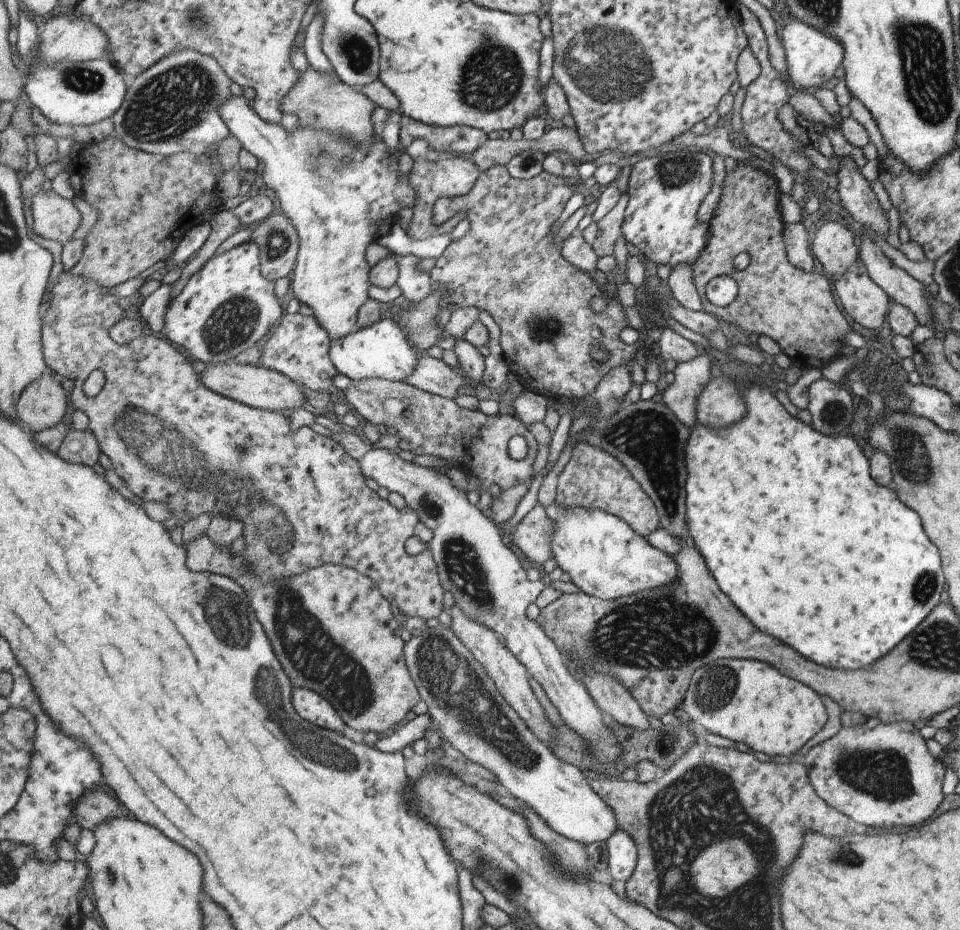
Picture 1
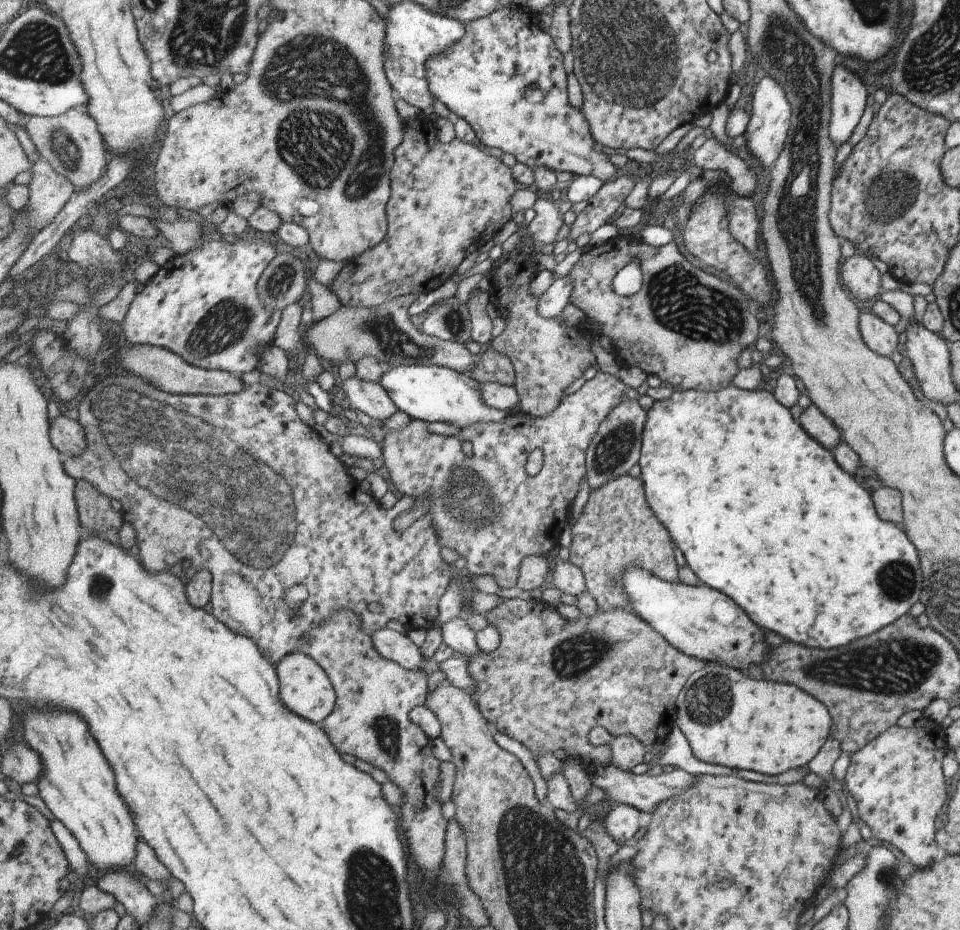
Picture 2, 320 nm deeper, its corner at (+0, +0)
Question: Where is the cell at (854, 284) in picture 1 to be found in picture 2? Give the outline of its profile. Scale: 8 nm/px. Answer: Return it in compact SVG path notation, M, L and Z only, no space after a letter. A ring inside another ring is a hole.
M861 312L858 316L858 329L862 341L867 348L879 354L879 356L890 358L893 352L901 349L897 343L899 340L898 333L890 327L889 324L883 322L878 316L871 312Z

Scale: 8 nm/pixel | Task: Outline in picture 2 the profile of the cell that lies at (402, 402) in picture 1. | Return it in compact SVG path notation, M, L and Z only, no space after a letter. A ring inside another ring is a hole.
M597 370L593 378L586 380L577 392L565 397L560 406L547 416L534 417L521 411L508 414L501 422L467 427L456 435L427 434L427 421L411 419L401 431L388 429L381 443L384 464L398 491L417 499L415 508L420 515L427 511L427 507L435 505L440 544L456 550L459 557L465 558L464 570L467 573L477 575L475 578L489 574L501 589L513 588L519 578L521 562L527 557L547 556L561 540L561 534L569 524L569 516L573 516L573 500L579 494L581 480L586 477L583 450L589 446L599 423L621 401L626 387L618 377ZM465 442L472 442L471 456L463 450ZM535 449L544 450L545 462L542 471L531 476L526 466L531 451Z

